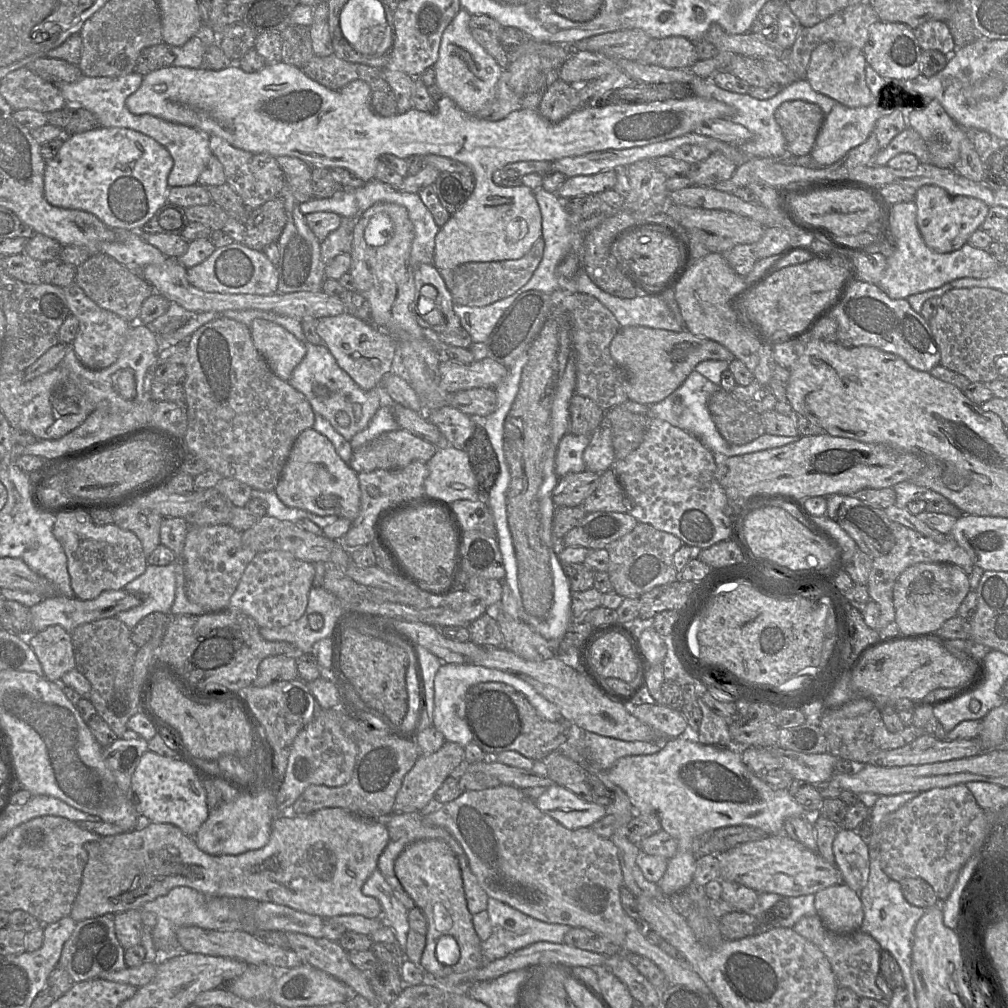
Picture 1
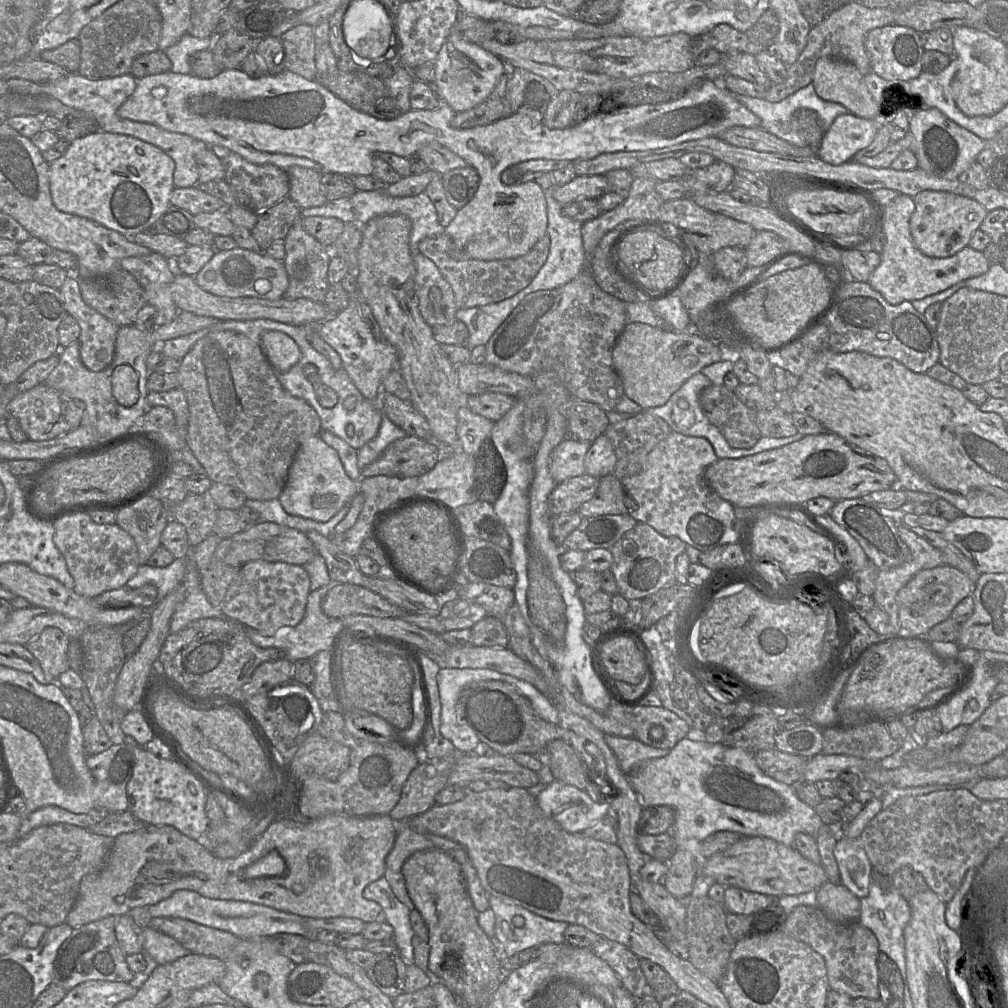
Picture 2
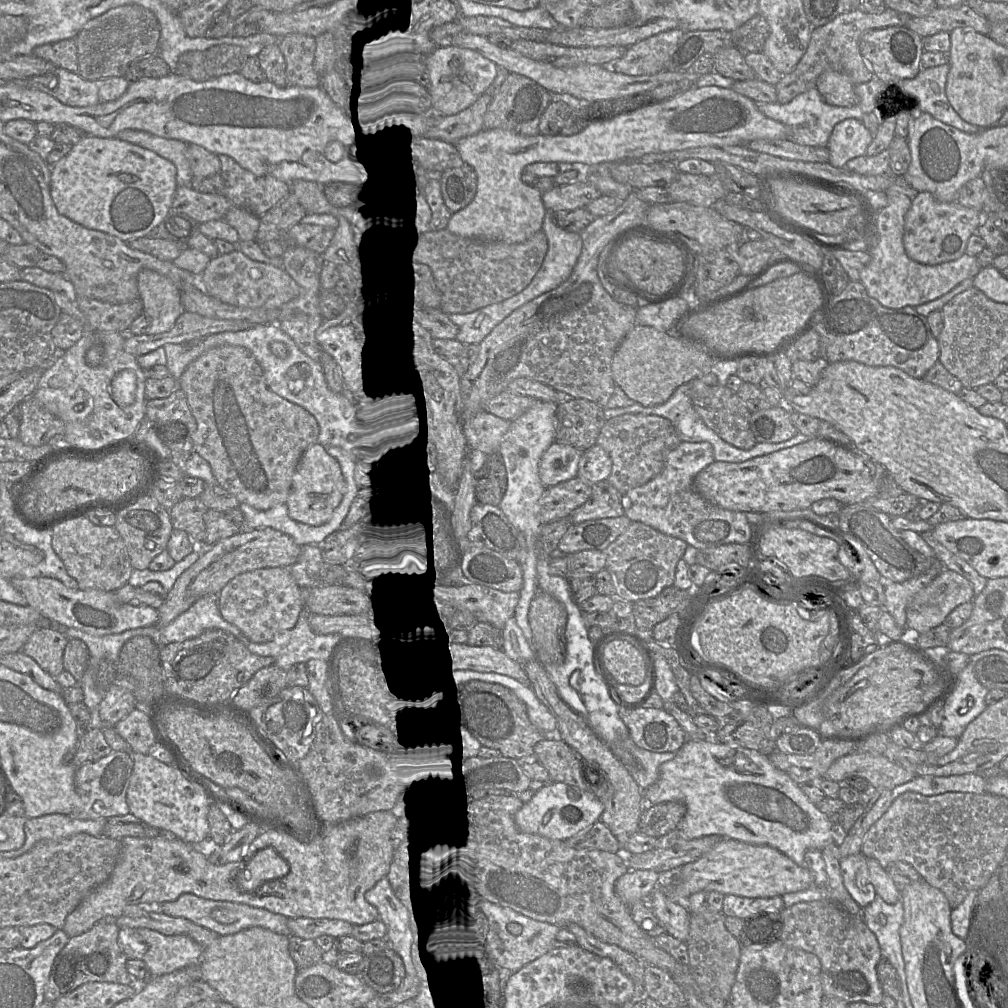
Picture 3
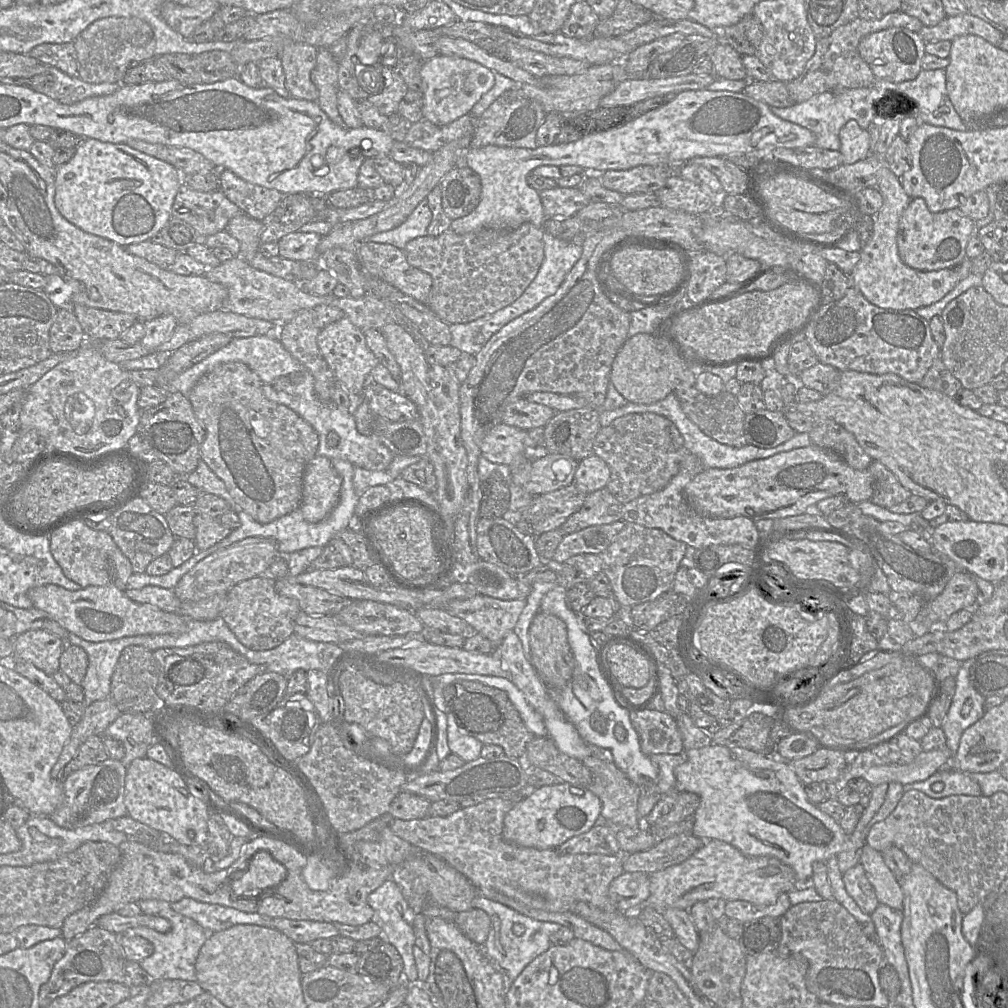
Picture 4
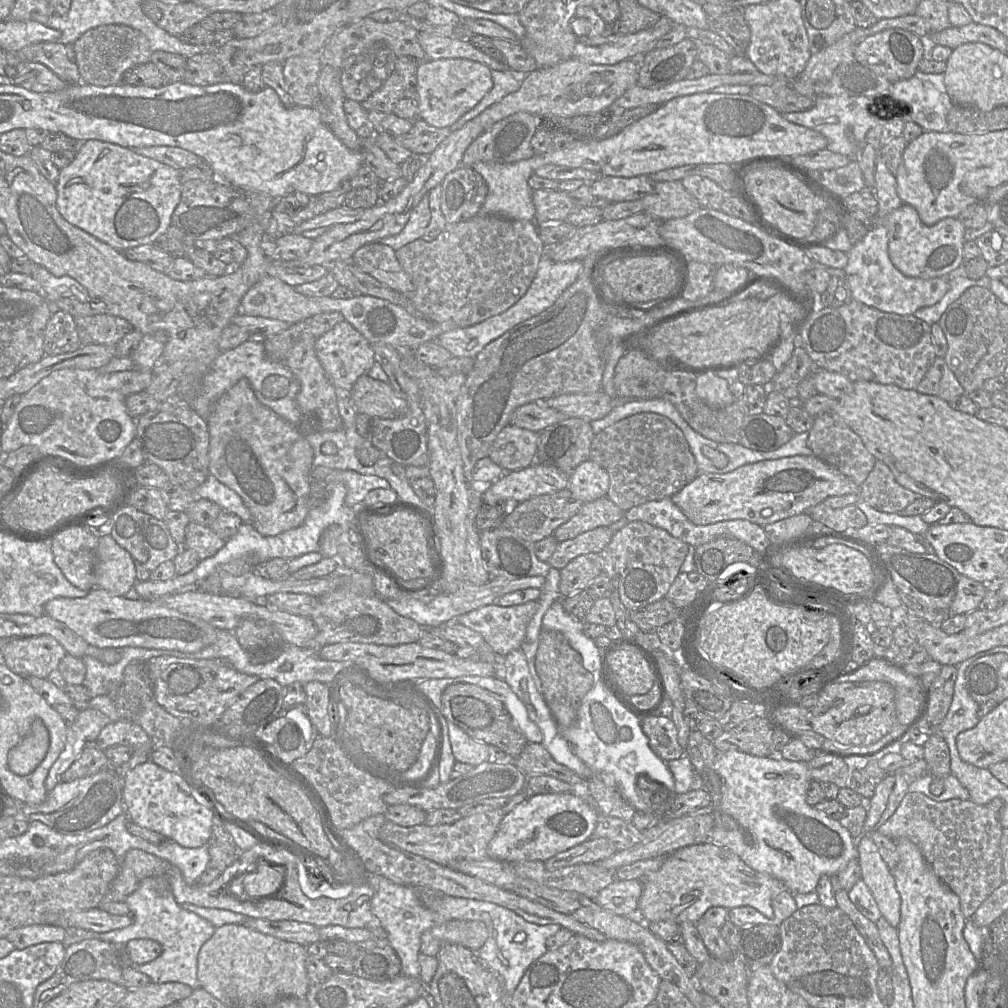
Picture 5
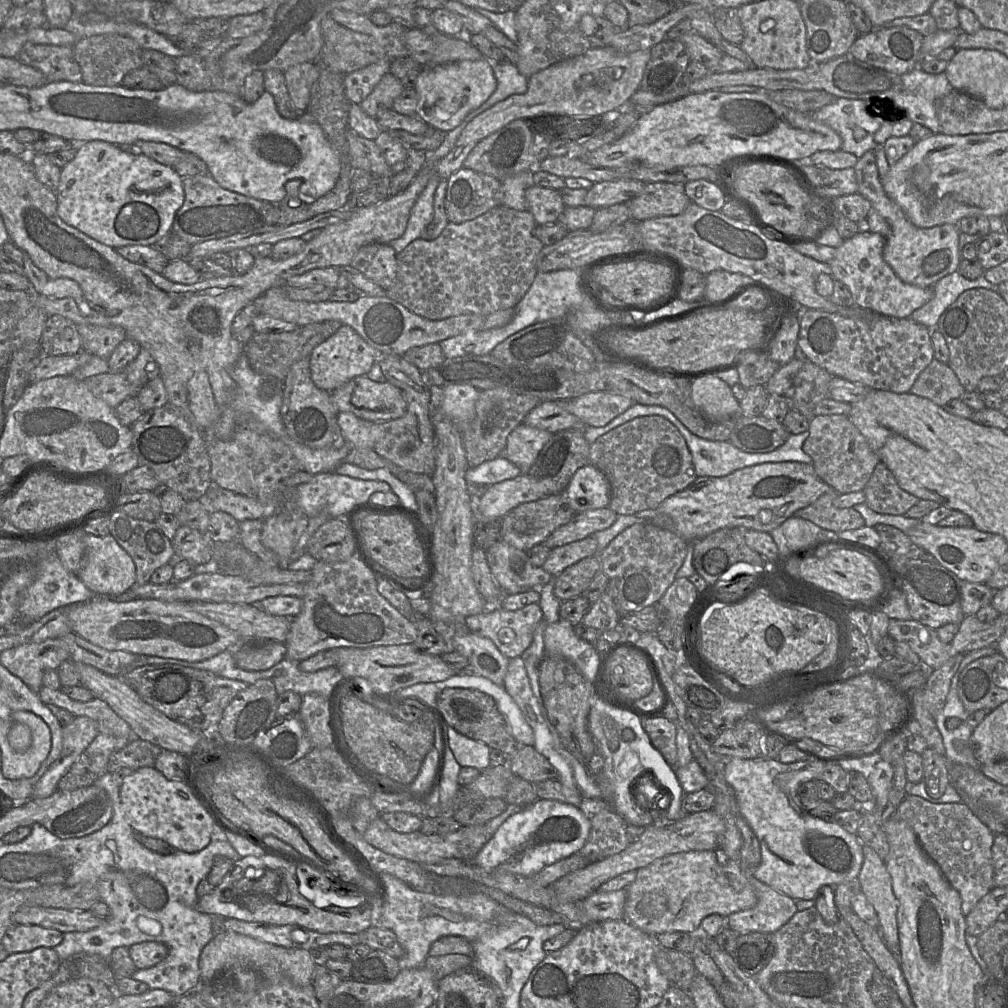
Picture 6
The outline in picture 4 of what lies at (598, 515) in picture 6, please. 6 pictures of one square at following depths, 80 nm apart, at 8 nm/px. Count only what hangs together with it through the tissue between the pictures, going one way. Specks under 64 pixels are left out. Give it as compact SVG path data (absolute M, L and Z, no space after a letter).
M604 487L588 493L581 508L570 515L560 529L563 534L570 534L589 526L610 524L622 517L622 503Z

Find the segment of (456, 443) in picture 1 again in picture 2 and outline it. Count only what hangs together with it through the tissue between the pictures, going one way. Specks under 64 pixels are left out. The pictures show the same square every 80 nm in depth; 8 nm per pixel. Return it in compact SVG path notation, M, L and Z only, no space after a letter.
M462 406L457 413L457 436L463 452L476 456L489 440L494 422Z

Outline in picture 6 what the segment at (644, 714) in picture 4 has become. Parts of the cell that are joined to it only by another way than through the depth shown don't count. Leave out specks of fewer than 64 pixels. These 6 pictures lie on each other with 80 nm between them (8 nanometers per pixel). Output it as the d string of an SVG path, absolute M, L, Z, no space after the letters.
M655 717L642 720L642 726L650 741L665 761L674 769L677 762L677 723L666 718Z

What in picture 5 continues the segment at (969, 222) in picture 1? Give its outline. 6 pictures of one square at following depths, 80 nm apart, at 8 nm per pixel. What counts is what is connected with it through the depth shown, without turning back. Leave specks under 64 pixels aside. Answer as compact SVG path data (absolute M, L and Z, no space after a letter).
M902 204L885 218L874 218L870 222L880 223L886 227L889 258L905 276L922 279L947 277L964 262L963 247L966 228L957 217L947 217L928 226L921 221L914 207Z

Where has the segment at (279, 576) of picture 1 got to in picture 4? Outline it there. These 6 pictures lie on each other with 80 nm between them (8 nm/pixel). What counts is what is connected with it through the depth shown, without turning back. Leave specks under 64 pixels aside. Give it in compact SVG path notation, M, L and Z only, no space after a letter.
M259 575L236 584L226 593L221 617L237 639L251 650L273 649L294 633L295 620L301 608L297 600L278 594L275 583L275 579Z

